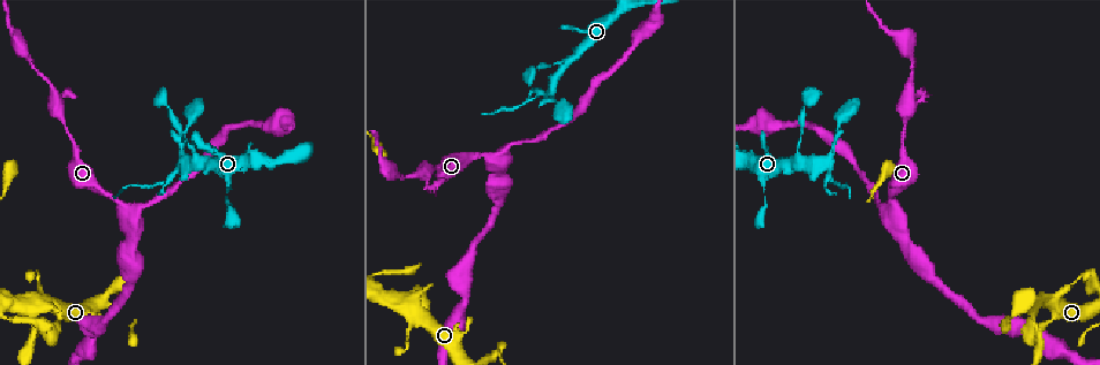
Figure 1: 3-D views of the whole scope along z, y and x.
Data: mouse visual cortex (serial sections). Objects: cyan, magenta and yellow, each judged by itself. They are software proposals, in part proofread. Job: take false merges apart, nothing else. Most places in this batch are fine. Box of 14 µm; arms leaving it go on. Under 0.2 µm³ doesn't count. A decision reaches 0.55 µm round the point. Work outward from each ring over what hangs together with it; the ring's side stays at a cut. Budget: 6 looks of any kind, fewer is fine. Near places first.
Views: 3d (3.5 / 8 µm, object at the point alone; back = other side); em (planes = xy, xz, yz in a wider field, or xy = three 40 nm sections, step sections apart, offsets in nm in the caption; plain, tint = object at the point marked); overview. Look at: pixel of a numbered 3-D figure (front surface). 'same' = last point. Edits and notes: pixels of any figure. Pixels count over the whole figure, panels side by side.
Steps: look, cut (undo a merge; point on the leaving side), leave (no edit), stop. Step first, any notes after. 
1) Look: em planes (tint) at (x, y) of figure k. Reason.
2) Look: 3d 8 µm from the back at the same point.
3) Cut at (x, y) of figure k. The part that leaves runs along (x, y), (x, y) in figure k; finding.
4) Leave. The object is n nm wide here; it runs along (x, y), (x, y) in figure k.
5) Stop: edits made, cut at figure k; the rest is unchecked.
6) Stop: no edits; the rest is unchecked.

Look: 3d 3.5 µm at (890, 215) of figure 1. Sudden change in width.

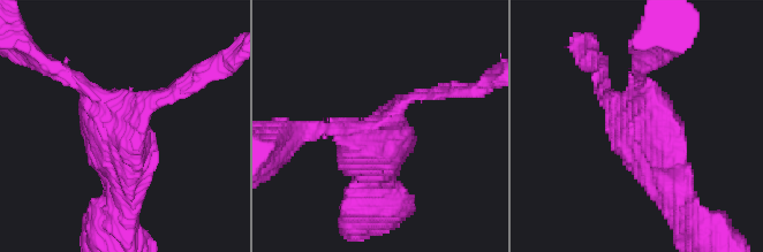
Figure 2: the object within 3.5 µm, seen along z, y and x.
Look: em xy step 3 (tint) at (633, 128) of figure 2. Shape alone is not enough.

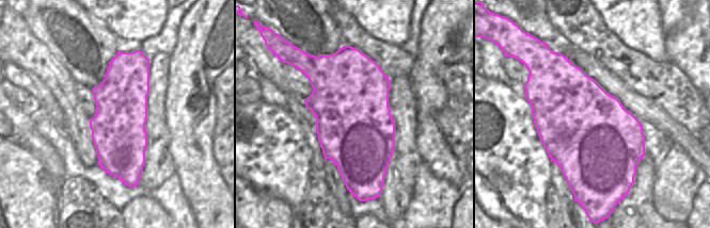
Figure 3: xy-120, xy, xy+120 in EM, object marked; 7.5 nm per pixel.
Look: em planes (tint) at the same point. Cut it another way.

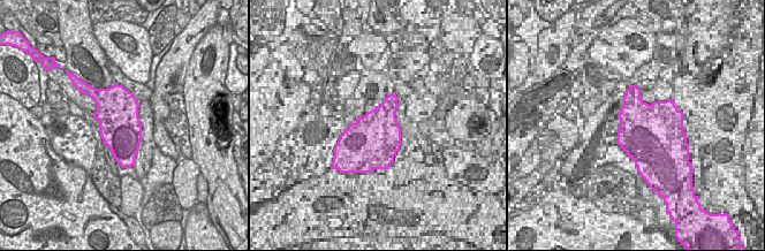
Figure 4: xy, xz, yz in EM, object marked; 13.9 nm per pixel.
Leave. It runs along (72, 77), (125, 140), (125, 207) in figure 2; one cell here.

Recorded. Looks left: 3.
Look: 3d 3.5 µm at (551, 95) of figure 1. Sharp bend.

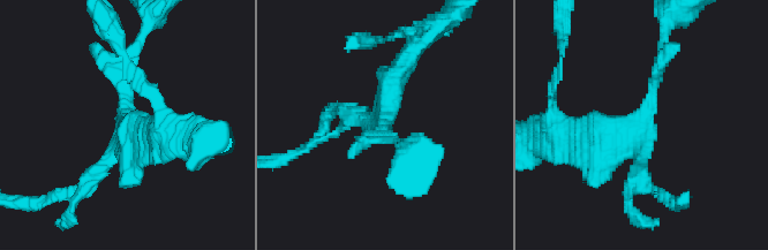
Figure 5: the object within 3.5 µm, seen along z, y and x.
Look: em planes (tint) at (127, 112) of figure 5. Need the tissue.

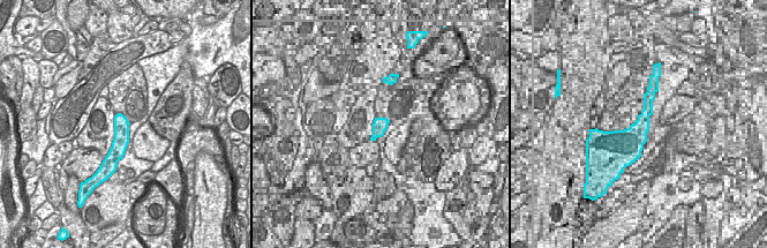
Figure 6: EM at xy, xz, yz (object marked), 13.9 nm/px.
Leave. It runs along (120, 117), (120, 143), (114, 163) in figure 6; all the same cell.

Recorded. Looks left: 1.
Stop: no edits; the rest is unchecked.

